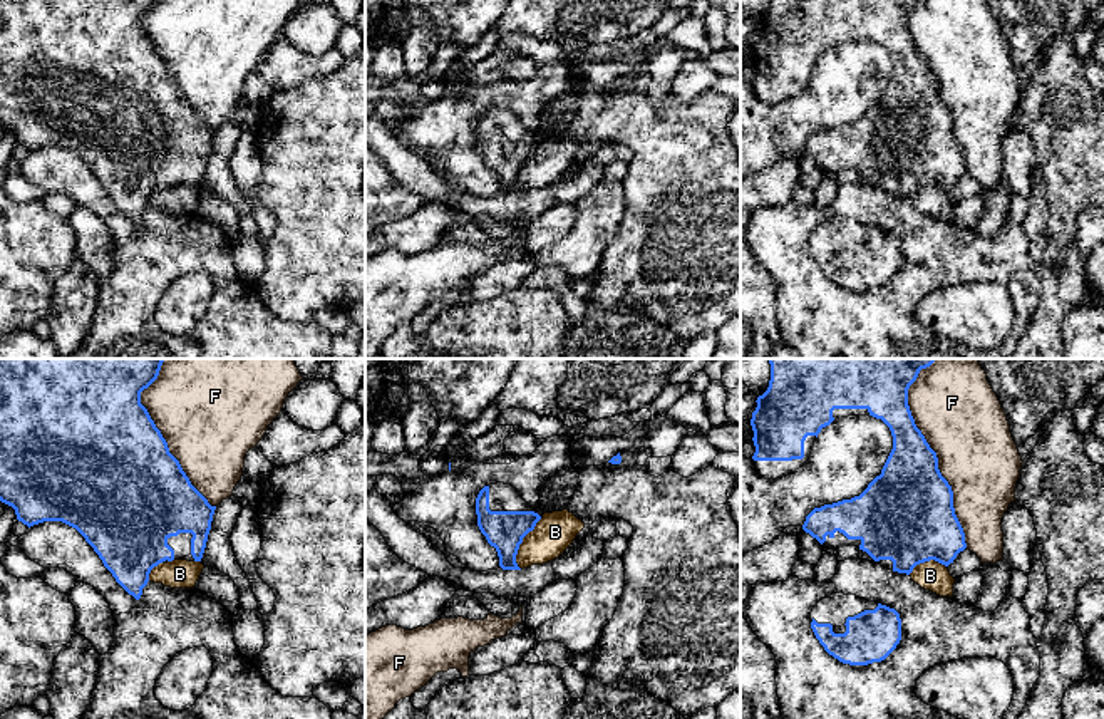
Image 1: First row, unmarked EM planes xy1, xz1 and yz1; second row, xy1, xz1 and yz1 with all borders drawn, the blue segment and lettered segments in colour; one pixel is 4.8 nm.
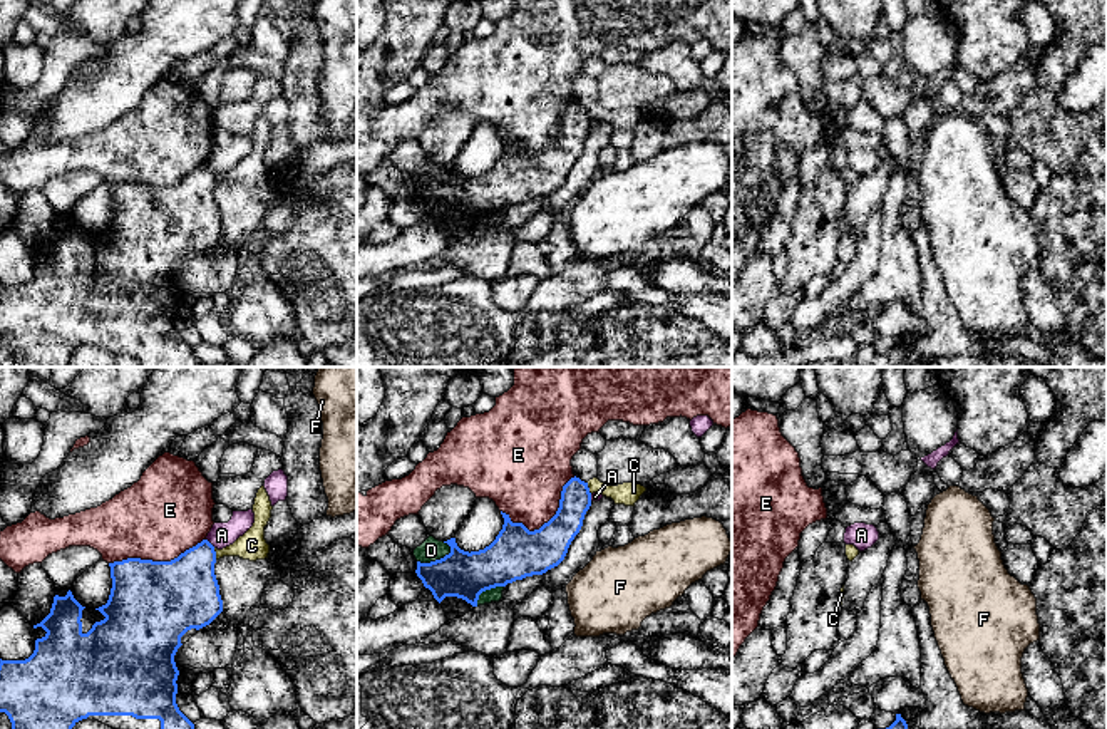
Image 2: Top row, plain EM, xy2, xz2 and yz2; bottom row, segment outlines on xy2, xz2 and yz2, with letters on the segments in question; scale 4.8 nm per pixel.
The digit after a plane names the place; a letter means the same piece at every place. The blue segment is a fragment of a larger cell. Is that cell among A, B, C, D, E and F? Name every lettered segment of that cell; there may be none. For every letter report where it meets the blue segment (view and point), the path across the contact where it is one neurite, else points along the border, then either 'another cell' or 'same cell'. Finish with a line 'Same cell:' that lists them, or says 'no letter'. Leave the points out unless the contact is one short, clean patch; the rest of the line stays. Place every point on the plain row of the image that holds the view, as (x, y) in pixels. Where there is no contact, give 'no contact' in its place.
A: xy2 (210, 168) | across xy2 (185, 213), (210, 168), (221, 160) | same cell
B: xz1 (521, 166) | another cell
C: xy2 (215, 178) | another cell
D: xz2 (436, 185) | another cell
E: xz2 (548, 146) | another cell
F: yz1 (937, 86) | another cell
Same cell: A

